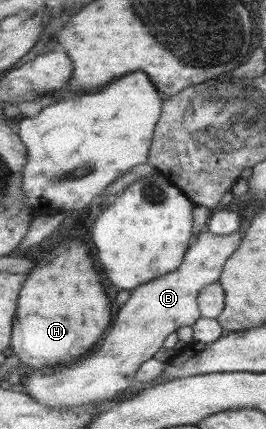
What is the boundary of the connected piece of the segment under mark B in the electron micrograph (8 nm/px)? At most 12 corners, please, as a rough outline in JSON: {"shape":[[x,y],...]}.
{"shape":[[202,229],[173,272],[131,290],[95,354],[27,372],[58,409],[136,386],[139,365],[199,317],[243,230]]}

